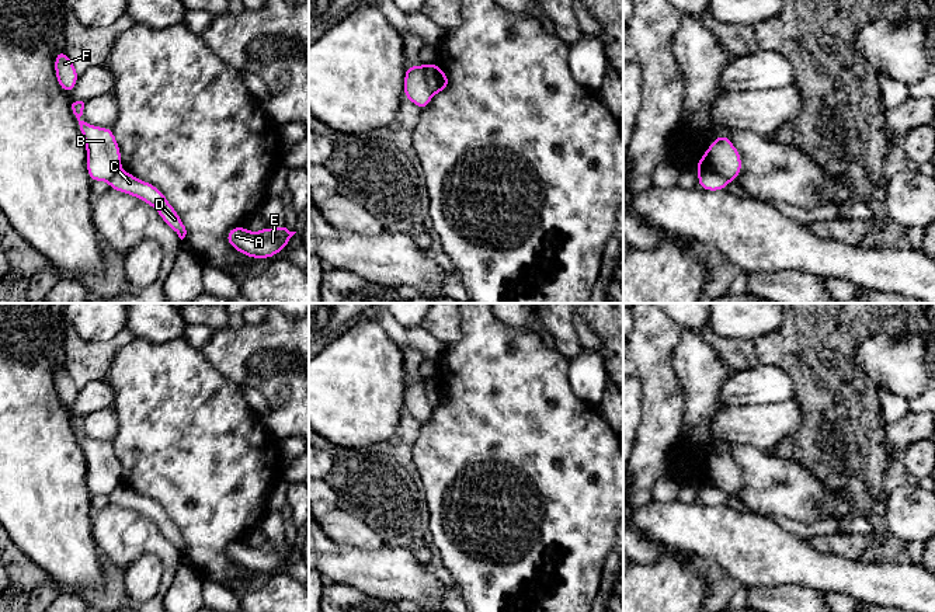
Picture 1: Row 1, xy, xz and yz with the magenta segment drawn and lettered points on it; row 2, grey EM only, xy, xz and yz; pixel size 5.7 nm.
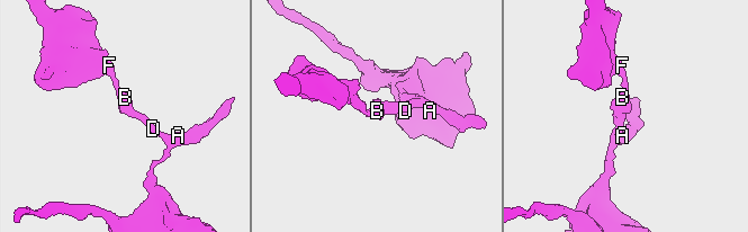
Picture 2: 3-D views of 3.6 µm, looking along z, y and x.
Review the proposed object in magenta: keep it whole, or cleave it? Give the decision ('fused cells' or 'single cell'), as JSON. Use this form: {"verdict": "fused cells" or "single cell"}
{"verdict": "fused cells"}

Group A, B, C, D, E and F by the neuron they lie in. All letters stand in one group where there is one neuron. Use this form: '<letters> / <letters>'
A C D E / B F

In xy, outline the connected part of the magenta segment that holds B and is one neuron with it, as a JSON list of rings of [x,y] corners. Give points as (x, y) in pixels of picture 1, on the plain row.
[[[83,415],[72,418],[87,463],[87,488],[91,495],[110,495],[121,484],[121,463],[111,442],[100,442],[80,434]]]

